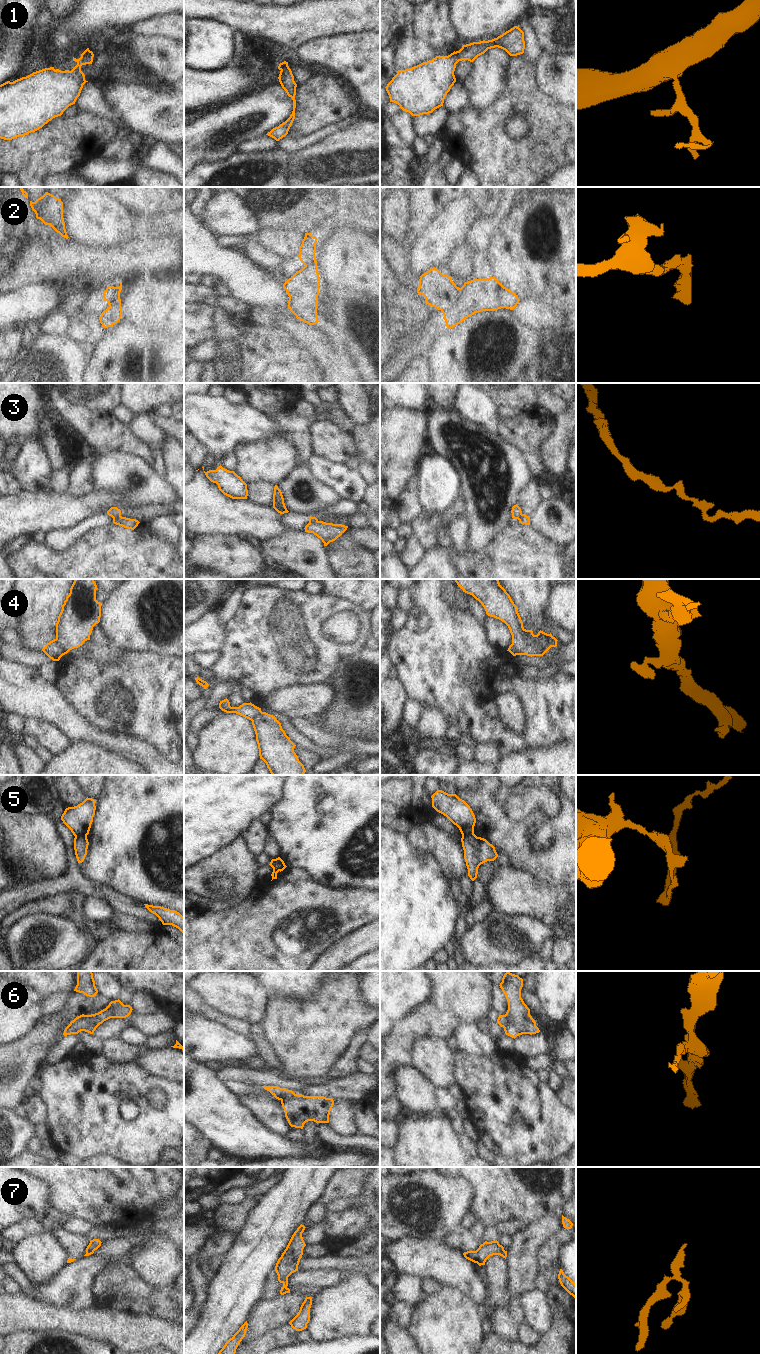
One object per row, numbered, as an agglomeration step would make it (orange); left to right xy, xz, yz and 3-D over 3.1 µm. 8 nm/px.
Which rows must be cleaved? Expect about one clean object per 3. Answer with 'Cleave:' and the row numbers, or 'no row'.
Cleave: 2, 3, 4, 5, 6, 7

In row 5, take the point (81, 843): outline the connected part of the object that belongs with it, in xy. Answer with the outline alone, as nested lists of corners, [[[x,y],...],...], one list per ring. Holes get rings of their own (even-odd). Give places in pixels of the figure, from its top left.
[[[75,836],[74,838],[74,850],[78,863],[82,863],[87,855],[88,849],[87,836]]]

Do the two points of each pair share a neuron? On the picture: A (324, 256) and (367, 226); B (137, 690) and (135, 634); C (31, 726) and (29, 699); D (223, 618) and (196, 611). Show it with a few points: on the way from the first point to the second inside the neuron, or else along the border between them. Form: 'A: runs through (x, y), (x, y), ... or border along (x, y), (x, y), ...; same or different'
A: border along (353, 218), (354, 224), (369, 234); different
B: border along (126, 650), (157, 652), (159, 654); different
C: border along (24, 718), (39, 718), (52, 724); different
D: border along (228, 593), (216, 608); different

